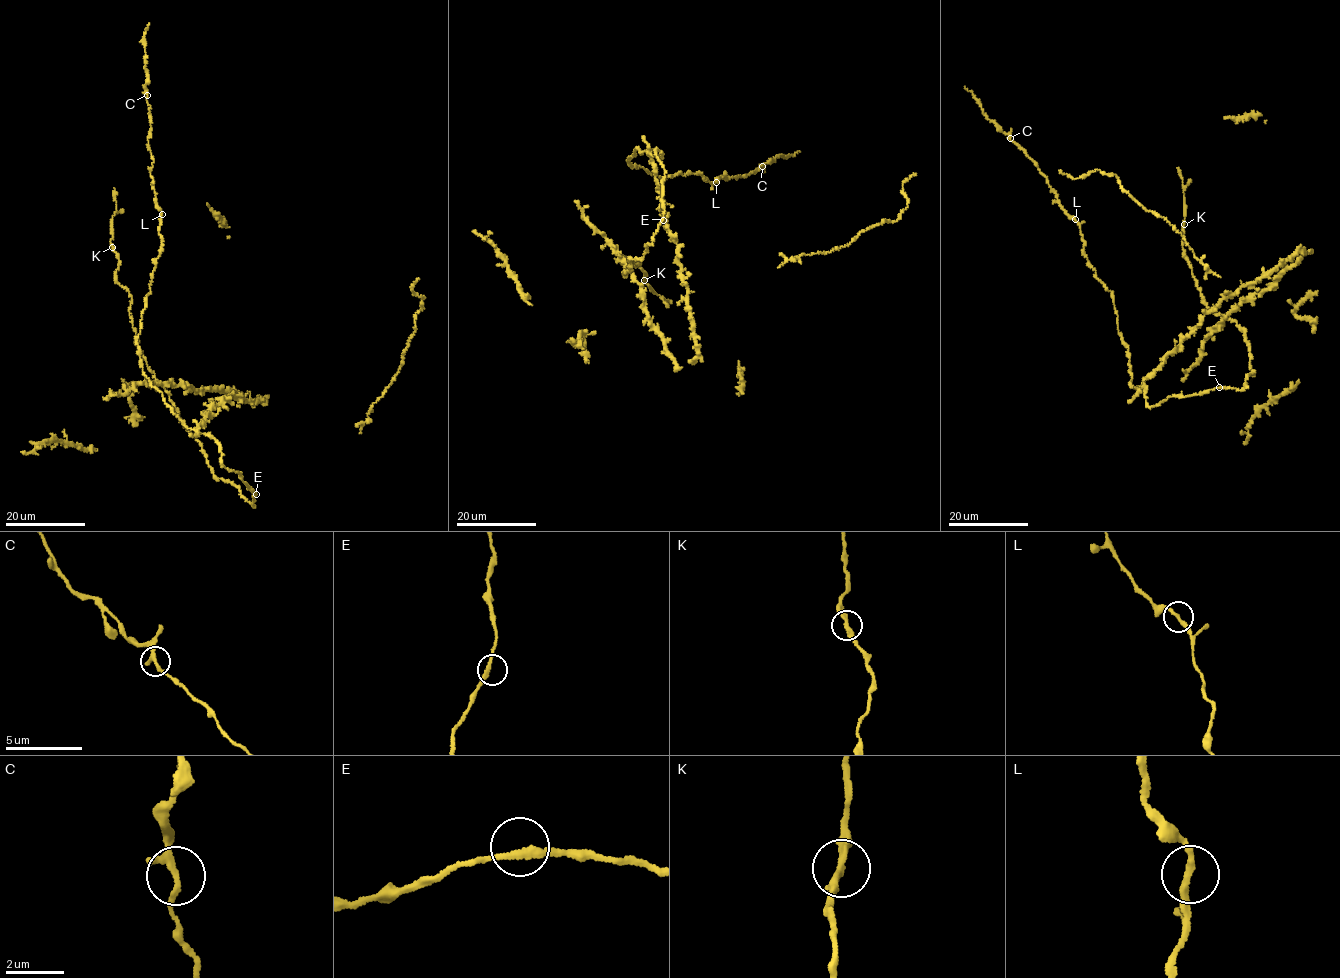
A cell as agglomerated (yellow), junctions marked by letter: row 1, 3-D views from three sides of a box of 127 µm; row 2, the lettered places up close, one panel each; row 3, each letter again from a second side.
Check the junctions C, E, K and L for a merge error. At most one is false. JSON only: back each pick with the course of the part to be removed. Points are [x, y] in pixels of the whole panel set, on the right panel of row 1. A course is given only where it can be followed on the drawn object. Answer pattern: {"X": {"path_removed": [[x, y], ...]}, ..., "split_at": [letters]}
{"split_at": []}

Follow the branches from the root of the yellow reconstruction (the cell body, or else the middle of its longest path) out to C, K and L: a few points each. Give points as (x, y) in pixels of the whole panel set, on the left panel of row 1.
C: (249, 487), (239, 471), (222, 465), (219, 443), (183, 424), (143, 372), (137, 340), (162, 246), (147, 95)
K: (249, 487), (254, 506), (213, 474), (149, 369), (112, 247)
L: (249, 487), (239, 471), (222, 465), (219, 443), (183, 424), (143, 372), (137, 340), (162, 246), (162, 214)

